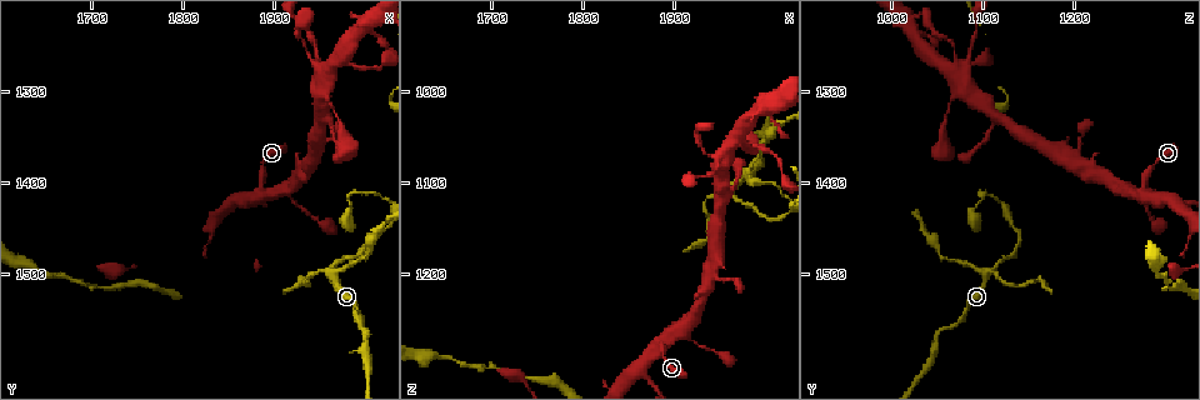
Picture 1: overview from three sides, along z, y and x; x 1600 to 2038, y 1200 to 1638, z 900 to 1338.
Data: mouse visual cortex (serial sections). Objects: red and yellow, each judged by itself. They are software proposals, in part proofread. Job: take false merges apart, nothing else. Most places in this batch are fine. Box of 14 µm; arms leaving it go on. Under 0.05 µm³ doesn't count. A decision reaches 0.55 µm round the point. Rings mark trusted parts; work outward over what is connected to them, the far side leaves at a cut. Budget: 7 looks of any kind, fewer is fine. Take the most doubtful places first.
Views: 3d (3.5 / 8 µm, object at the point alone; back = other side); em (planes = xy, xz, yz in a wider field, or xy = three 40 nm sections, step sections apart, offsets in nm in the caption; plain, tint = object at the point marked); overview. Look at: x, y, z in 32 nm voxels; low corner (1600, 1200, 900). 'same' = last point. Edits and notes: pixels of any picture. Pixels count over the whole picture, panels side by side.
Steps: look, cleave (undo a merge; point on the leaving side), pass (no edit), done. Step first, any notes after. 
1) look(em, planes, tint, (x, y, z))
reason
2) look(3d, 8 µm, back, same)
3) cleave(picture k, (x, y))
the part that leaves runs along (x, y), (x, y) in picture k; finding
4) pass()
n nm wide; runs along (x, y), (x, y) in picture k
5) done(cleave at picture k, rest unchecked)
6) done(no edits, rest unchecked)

look(3d, 8 µm, (1945, 1500, 1110))
sudden change in width

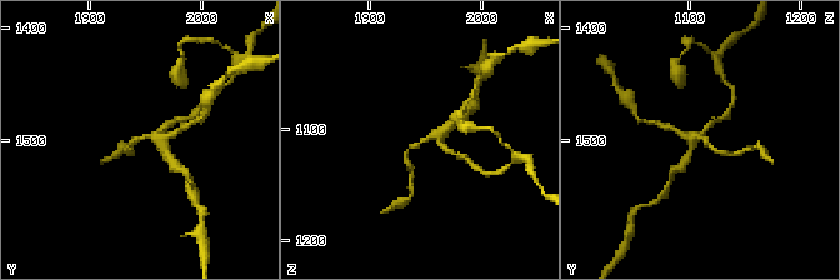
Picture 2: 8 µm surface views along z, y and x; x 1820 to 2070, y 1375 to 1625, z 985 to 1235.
look(3d, 3.5 µm, back, (1946, 1498, 1112))
zoom in

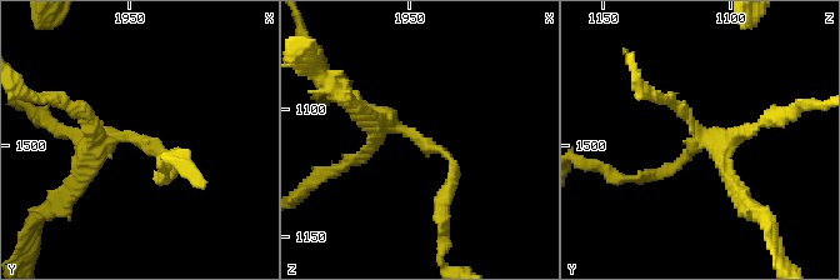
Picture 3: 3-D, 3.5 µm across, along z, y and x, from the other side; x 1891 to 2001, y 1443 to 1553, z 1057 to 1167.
cleave(picture 3, (751, 128))
arms of 150, 250 nm; two cells meet here

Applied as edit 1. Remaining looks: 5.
look(em, xy, step 3, tint, (1950, 1280, 1080))
arms run side by side

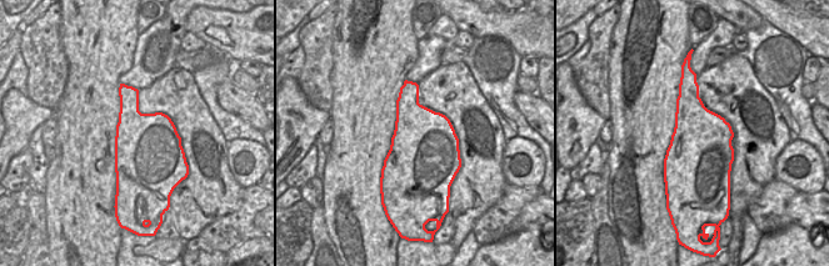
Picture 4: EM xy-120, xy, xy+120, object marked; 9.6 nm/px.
look(3d, 3.5 µm, same)

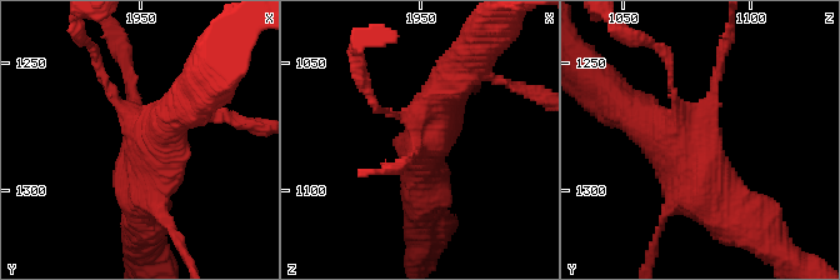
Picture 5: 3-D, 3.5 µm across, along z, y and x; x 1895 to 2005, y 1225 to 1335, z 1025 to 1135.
pass()
runs along (746, 216), (681, 148), (630, 109) in picture 5; all the same cell

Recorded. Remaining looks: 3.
look(3d, 3.5 µm, back, (1980, 1430, 1090))
abrupt turn

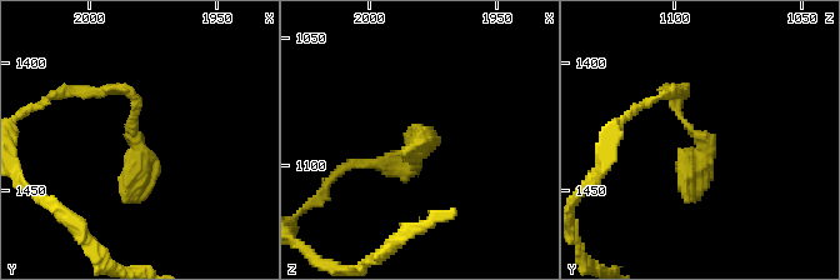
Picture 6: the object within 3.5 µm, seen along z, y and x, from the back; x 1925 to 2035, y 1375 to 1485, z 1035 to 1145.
look(em, xy, step 3, tint, (1982, 1430, 1089))

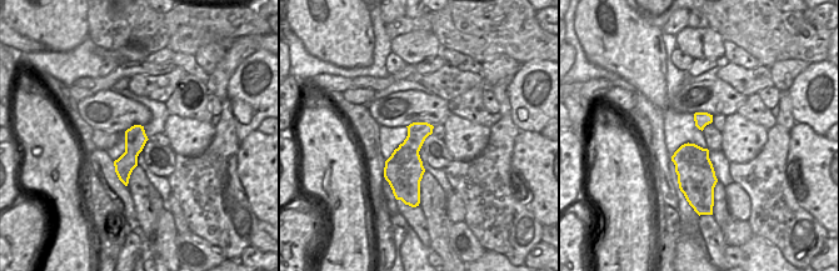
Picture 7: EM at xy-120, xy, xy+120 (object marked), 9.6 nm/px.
pass()
runs along (679, 90), (673, 105), (704, 144), (689, 201) in picture 6; one cell here

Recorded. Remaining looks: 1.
done(cleave at picture 3, rest unchecked)

